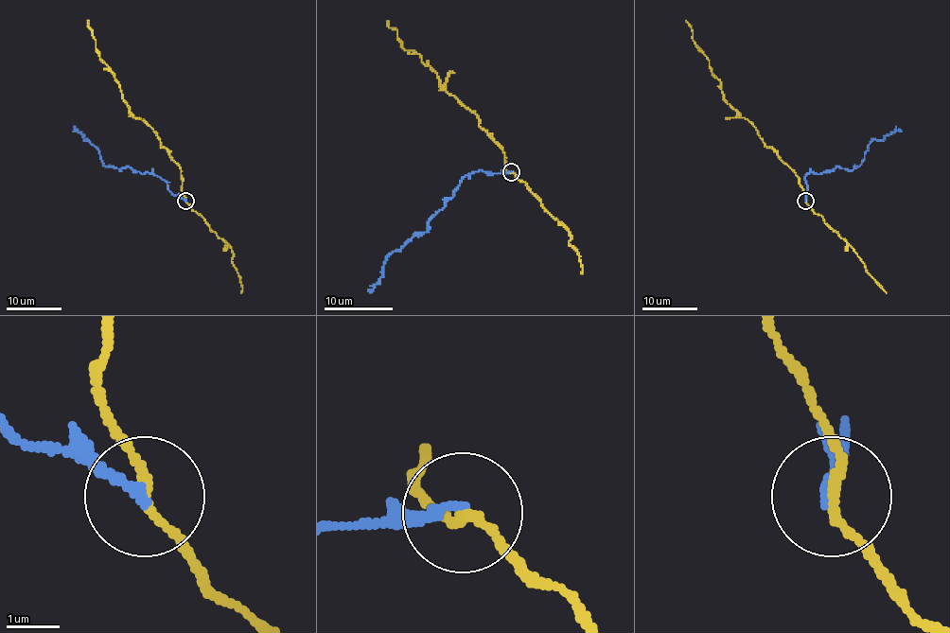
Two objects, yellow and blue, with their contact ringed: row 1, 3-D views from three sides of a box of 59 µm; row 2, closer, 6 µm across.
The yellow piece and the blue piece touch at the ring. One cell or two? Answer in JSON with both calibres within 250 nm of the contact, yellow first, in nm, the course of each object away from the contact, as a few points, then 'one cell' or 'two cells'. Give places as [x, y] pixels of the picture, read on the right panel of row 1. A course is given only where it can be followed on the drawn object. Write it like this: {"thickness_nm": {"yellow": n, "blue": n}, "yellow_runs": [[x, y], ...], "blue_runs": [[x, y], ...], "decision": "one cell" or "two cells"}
{"thickness_nm": {"yellow": 160, "blue": 170}, "yellow_runs": [[805, 200], [800, 178], [724, 98], [721, 81], [693, 39], [693, 29], [686, 20]], "blue_runs": [[805, 200], [803, 179], [808, 174], [857, 167], [873, 139], [900, 131]], "decision": "two cells"}

